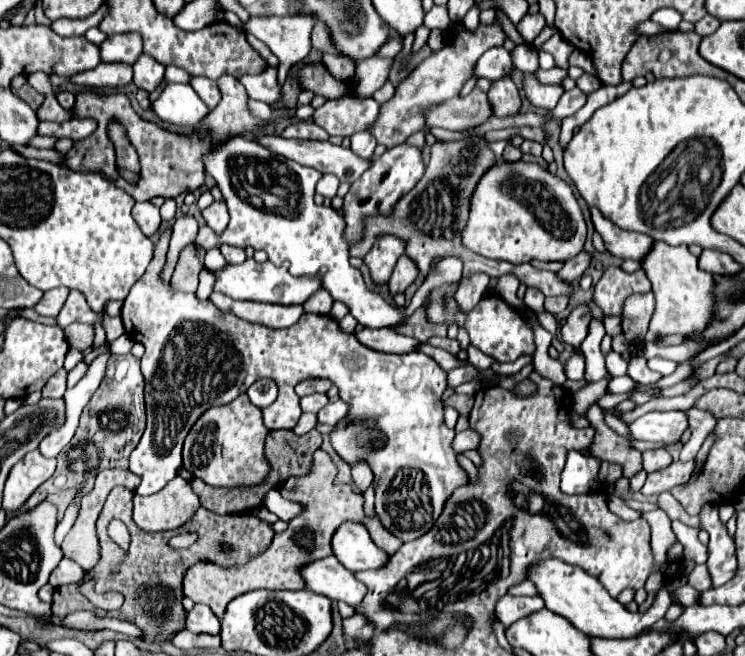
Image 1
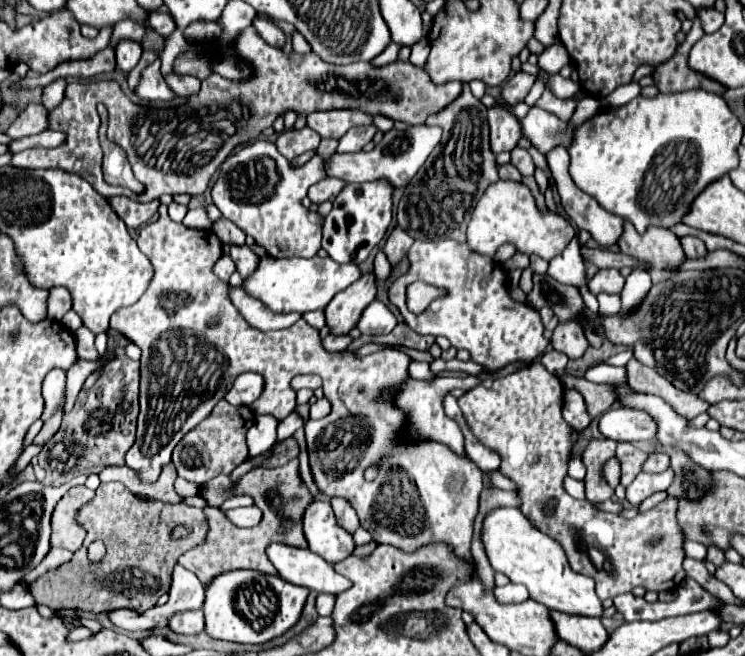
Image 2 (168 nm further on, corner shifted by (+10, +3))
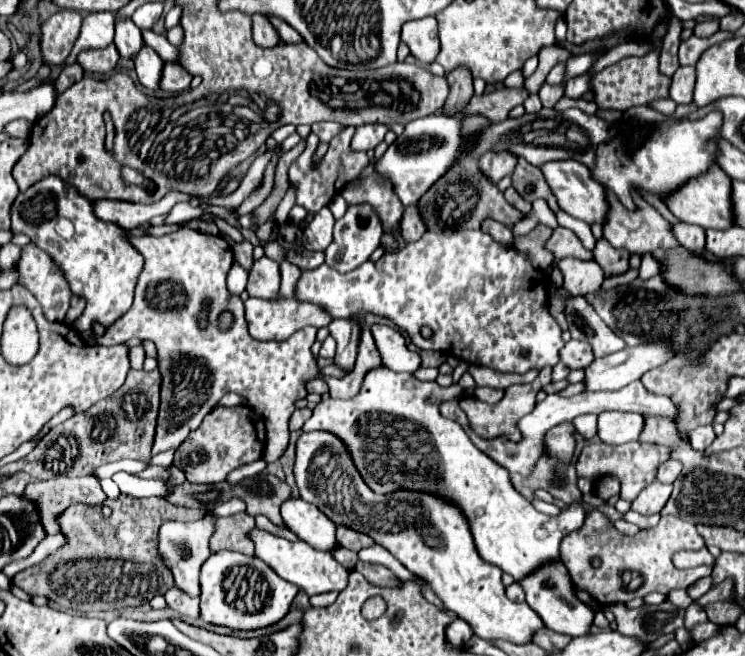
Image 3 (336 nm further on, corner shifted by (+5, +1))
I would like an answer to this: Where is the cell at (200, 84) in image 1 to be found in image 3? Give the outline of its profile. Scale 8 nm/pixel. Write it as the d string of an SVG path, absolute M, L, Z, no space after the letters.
M168 63L162 69L162 91L170 91L170 93L180 93L190 89L190 81L192 75L188 71L184 71L178 63Z

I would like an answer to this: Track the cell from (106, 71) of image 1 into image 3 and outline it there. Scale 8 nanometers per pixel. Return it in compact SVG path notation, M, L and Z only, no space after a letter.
M114 43L108 45L106 49L84 49L78 55L78 63L86 73L108 73L116 67L118 59L120 55Z

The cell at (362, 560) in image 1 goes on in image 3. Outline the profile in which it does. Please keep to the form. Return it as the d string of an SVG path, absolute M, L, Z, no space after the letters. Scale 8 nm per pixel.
M290 497L280 509L286 527L298 539L320 551L332 551L336 547L336 525L316 505Z

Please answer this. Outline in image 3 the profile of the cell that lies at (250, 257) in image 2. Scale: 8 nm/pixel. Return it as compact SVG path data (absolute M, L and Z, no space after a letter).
M268 257L254 261L254 267L250 271L248 285L246 285L248 295L258 297L258 299L274 299L278 297L278 289L280 289L278 263Z

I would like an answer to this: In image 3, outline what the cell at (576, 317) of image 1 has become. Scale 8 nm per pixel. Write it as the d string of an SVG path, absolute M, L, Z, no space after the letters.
M568 341L562 351L560 351L560 361L568 367L568 369L586 369L592 361L592 347L586 341Z

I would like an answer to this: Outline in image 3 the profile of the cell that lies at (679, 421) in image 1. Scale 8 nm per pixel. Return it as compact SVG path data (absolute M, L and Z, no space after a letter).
M604 411L598 415L598 437L608 445L624 445L636 441L644 427L642 415L622 413L622 411Z

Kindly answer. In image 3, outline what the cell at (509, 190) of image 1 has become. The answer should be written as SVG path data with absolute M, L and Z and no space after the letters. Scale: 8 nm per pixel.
M554 229L546 247L554 253L556 259L564 259L564 257L578 257L578 259L584 259L584 261L594 259L594 253L584 249L580 239L570 229Z

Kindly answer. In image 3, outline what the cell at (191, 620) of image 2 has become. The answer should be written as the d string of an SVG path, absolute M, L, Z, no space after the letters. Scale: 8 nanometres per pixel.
M176 585L170 587L170 589L166 591L164 597L166 597L168 607L176 609L178 613L182 613L182 615L186 615L186 617L192 617L192 619L196 619L196 617L200 615L200 609L198 609L198 597L186 595L186 593L180 591Z

